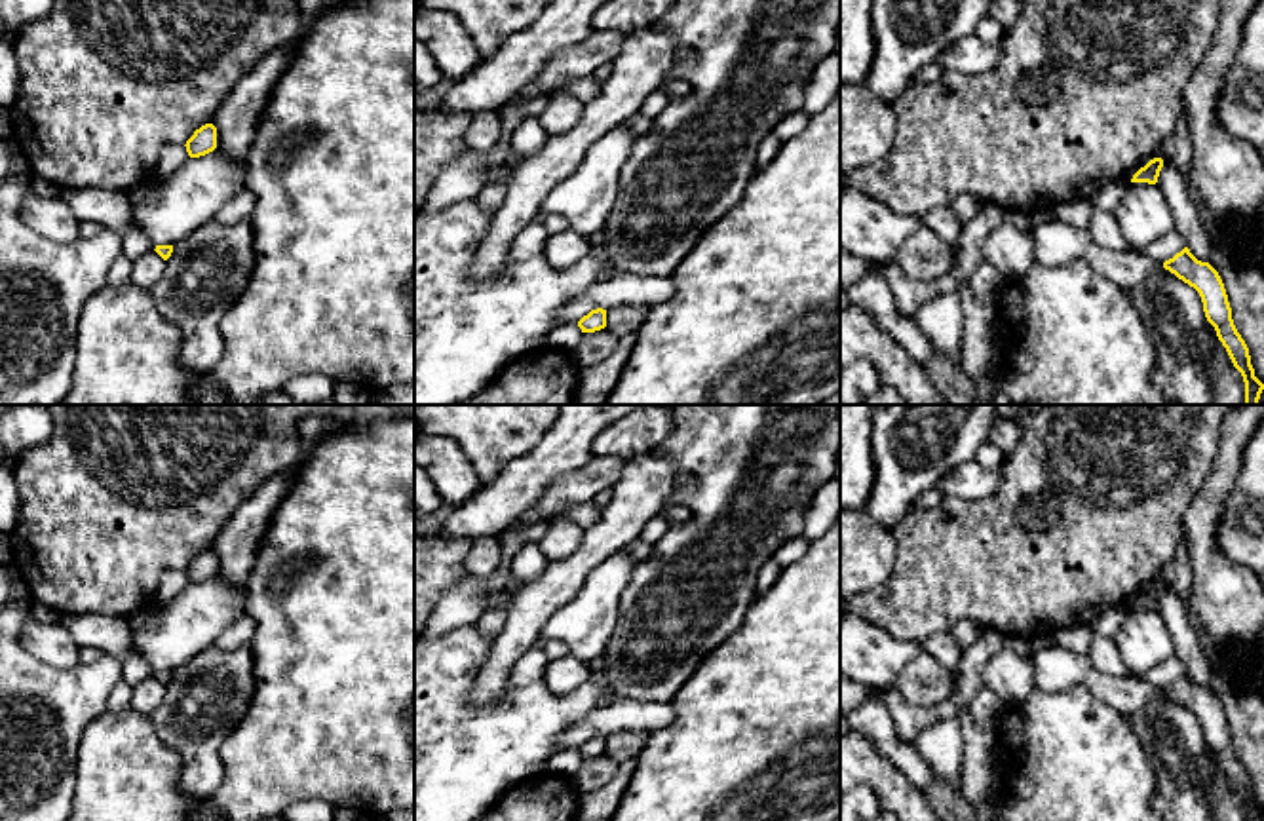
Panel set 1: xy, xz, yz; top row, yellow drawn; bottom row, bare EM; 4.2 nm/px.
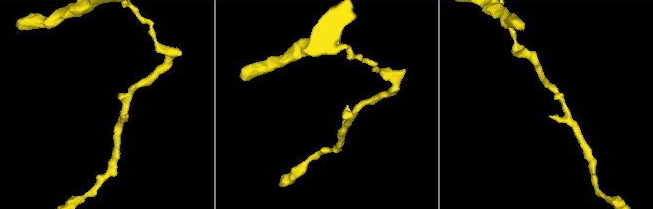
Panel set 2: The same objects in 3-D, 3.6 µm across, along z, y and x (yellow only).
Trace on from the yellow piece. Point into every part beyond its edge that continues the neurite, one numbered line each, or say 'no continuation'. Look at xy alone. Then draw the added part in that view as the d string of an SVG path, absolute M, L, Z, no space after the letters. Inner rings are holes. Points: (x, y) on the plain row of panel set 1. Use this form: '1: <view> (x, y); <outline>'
no continuation

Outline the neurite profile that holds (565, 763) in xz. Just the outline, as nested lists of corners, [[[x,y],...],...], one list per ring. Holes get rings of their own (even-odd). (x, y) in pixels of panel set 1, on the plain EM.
[[[563,749],[549,756],[546,772],[553,775],[572,777],[582,766],[582,754],[576,749]]]

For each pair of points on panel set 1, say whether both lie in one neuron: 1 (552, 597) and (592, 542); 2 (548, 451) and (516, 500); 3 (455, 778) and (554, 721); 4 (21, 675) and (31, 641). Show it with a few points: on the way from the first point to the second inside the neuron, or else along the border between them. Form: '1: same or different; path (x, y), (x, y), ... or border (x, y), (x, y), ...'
1: same; path (559, 584), (588, 555)
2: same; path (544, 462), (517, 489)
3: same; path (479, 753), (506, 742), (529, 721)
4: different; border (27, 616), (19, 643), (40, 660), (69, 669)

